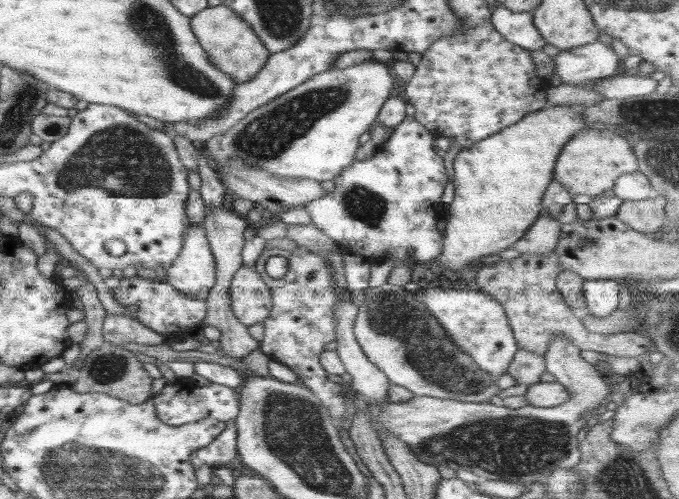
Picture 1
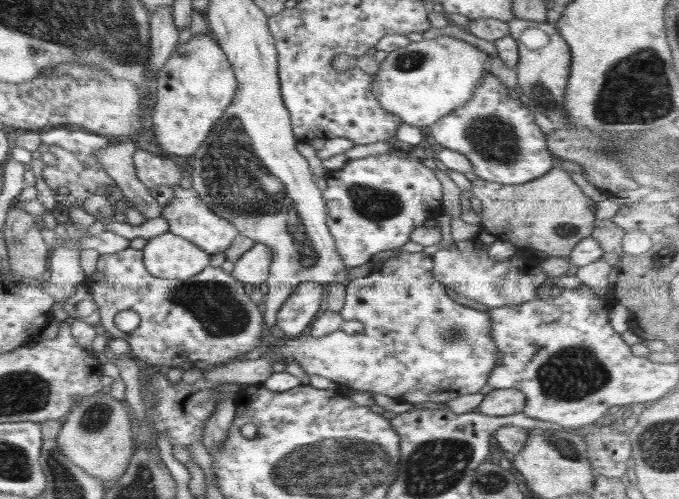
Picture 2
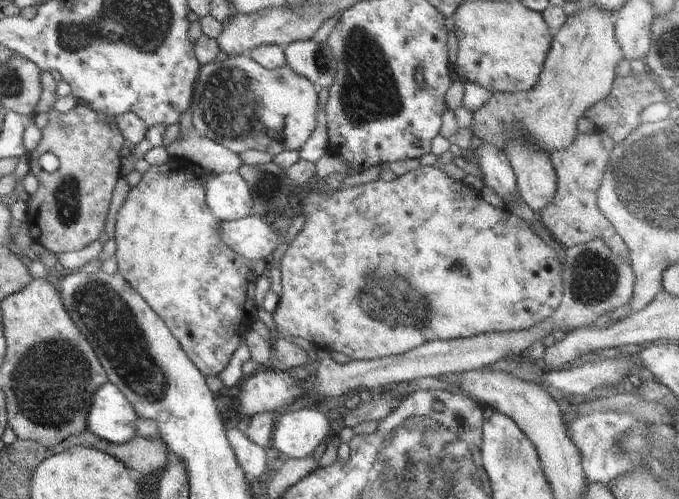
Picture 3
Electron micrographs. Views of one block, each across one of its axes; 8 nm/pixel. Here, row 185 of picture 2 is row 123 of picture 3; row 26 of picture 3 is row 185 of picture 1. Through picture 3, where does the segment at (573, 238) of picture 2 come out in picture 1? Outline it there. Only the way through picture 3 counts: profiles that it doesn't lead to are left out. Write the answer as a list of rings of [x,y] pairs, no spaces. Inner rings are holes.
[[[592,124],[564,145],[562,153],[556,158],[553,178],[571,195],[597,196],[613,189],[620,176],[634,173],[637,168],[637,157],[630,139],[620,135],[614,128]]]

